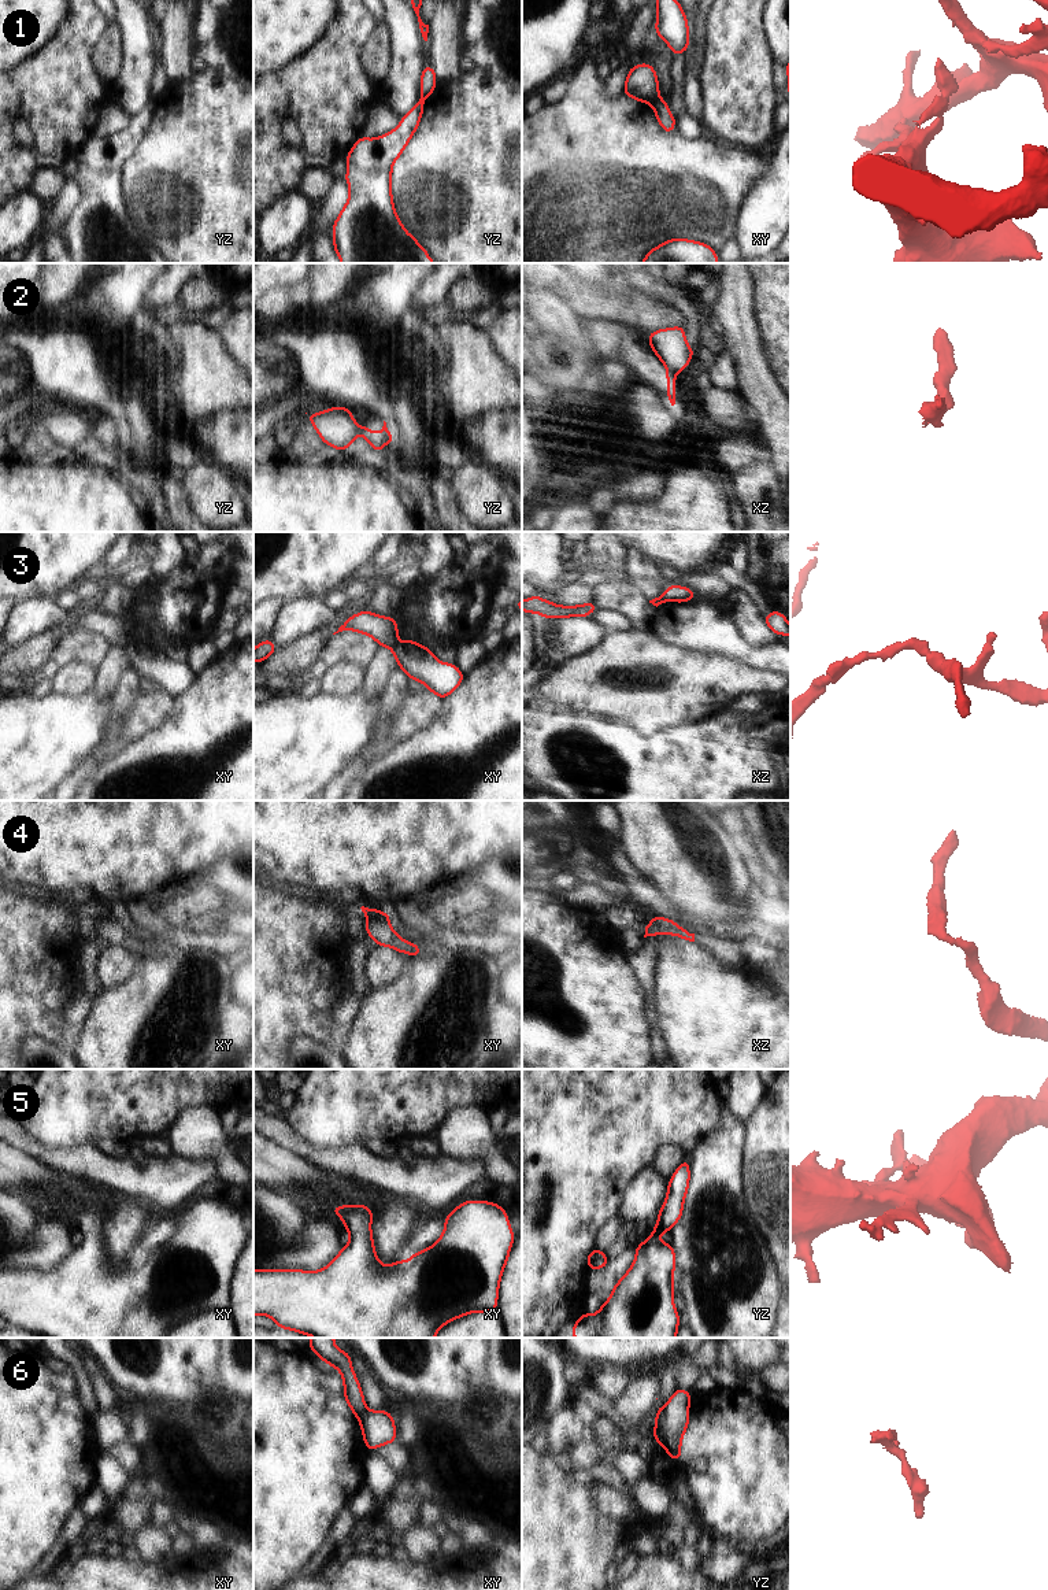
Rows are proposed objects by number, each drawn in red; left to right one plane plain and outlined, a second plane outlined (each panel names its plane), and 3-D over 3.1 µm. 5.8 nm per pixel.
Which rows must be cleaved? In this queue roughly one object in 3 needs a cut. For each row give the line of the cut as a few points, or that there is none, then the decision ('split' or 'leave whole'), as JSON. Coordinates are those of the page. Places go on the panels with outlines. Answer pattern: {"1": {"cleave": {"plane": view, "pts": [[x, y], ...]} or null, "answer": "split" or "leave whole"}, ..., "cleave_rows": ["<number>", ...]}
{"1": {"cleave": {"plane": "xy", "pts": [[656, 98], [650, 103]]}, "answer": "split"}, "2": {"cleave": {"plane": "xz", "pts": [[669, 370], [676, 373]]}, "answer": "split"}, "3": {"cleave": {"plane": "xz", "pts": [[662, 595], [666, 601]]}, "answer": "split"}, "4": {"cleave": null, "answer": "leave whole"}, "5": {"cleave": null, "answer": "leave whole"}, "6": {"cleave": {"plane": "xy", "pts": [[366, 1409], [366, 1413], [359, 1420]]}, "answer": "split"}, "cleave_rows": ["1", "2", "3", "6"]}

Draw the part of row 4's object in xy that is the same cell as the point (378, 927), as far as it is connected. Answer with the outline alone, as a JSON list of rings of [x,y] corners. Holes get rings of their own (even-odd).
[[[362,906],[362,912],[366,914],[367,925],[366,933],[374,939],[377,946],[392,947],[399,953],[408,953],[410,957],[422,955],[416,943],[403,940],[390,927],[388,913],[369,909]]]

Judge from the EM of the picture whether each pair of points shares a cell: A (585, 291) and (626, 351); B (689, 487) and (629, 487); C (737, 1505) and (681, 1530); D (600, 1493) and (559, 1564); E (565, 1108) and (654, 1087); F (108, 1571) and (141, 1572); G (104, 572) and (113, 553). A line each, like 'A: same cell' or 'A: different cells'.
A: different cells
B: different cells
C: different cells
D: different cells
E: same cell
F: same cell
G: same cell

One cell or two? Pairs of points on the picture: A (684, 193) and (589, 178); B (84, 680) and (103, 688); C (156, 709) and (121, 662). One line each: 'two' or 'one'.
A: one
B: two
C: two

